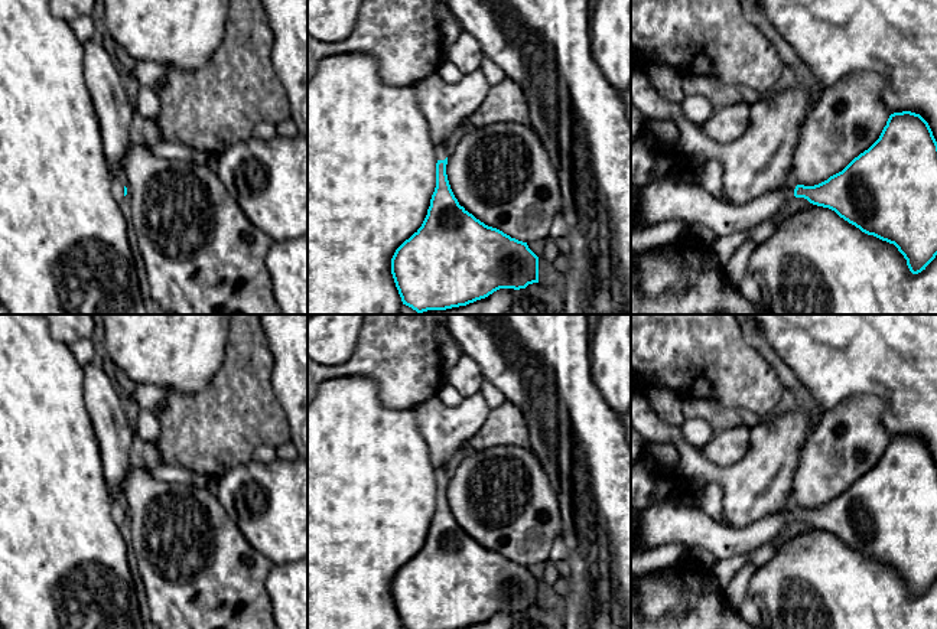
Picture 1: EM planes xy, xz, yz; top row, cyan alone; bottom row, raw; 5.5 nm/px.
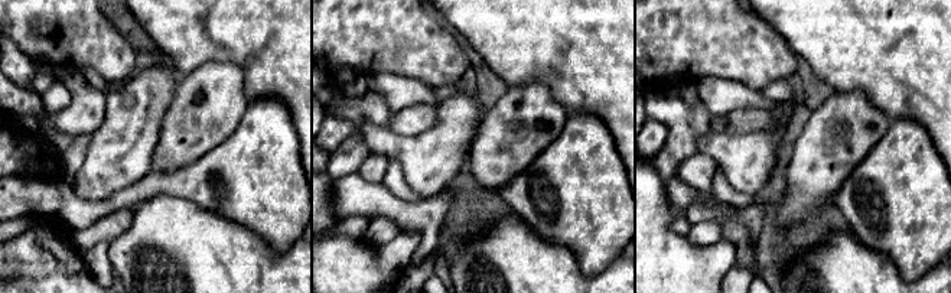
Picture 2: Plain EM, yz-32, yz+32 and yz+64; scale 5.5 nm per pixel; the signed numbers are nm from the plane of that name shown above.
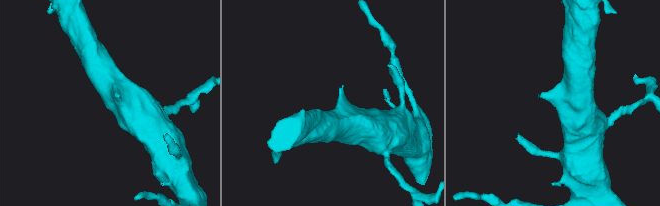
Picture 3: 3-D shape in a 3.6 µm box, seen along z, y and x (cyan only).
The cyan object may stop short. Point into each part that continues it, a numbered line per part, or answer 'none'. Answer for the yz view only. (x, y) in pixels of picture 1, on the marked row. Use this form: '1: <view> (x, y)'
1: yz (669, 199)

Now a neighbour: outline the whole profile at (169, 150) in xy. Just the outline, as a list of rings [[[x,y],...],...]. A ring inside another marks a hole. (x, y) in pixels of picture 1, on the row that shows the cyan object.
[[[160,141],[154,146],[149,146],[152,153],[157,157],[163,157],[167,160],[189,160],[196,164],[215,164],[217,159],[205,154],[202,151],[193,150],[185,144],[180,143],[172,143],[172,141]]]

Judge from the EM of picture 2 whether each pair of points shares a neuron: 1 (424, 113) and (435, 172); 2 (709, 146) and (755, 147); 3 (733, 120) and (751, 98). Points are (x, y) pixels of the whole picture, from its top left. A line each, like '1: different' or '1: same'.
1: different
2: same
3: different

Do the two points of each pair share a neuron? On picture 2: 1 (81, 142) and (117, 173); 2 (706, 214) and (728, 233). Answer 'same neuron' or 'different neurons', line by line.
1: different neurons
2: same neuron

